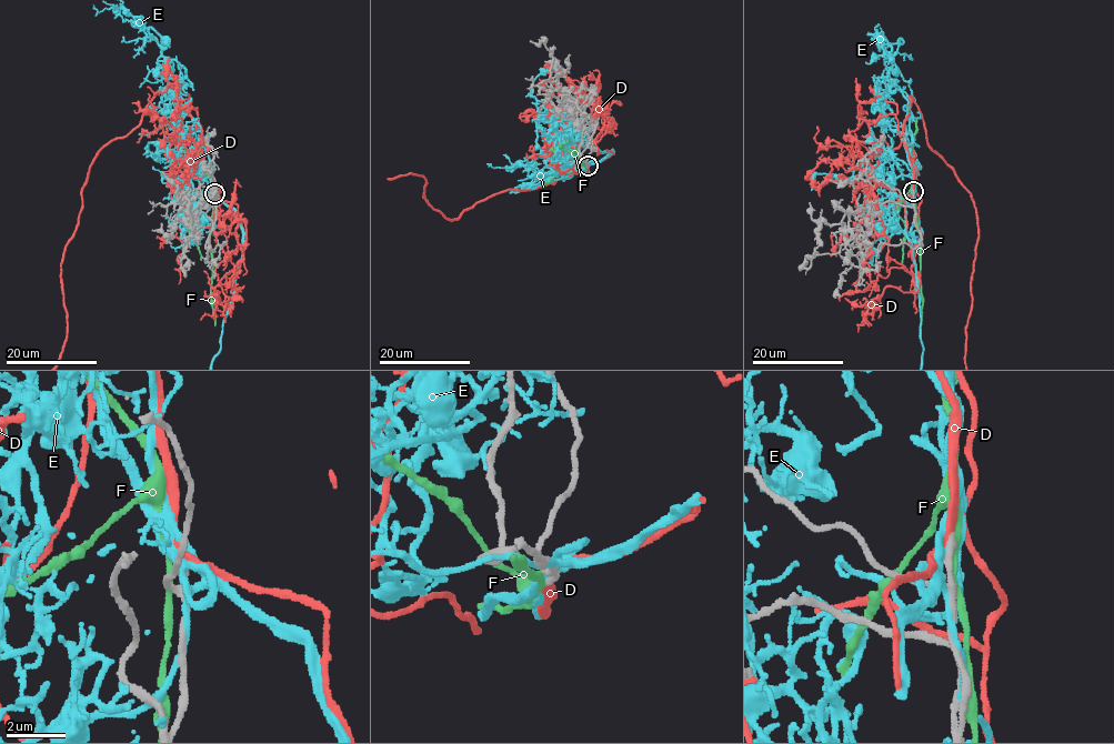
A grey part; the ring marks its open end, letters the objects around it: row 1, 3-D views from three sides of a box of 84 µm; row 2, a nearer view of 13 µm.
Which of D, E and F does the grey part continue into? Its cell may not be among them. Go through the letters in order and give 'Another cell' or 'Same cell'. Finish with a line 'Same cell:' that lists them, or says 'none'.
D: Same cell
E: Another cell
F: Another cell
Same cell: D

